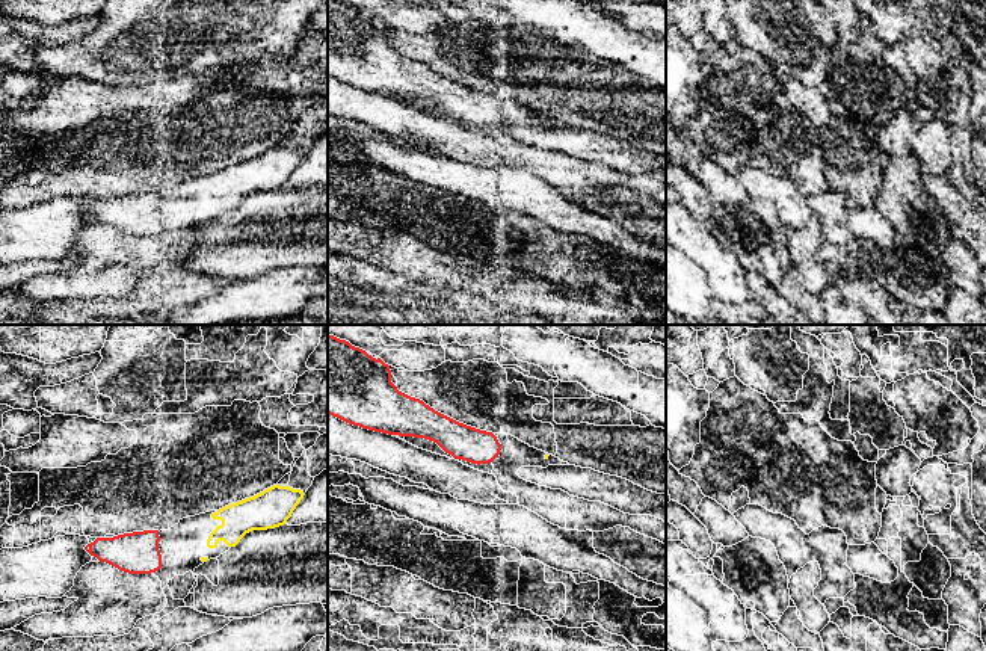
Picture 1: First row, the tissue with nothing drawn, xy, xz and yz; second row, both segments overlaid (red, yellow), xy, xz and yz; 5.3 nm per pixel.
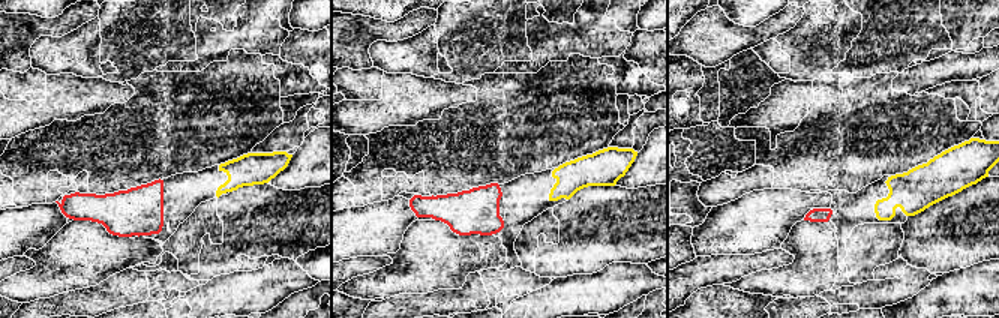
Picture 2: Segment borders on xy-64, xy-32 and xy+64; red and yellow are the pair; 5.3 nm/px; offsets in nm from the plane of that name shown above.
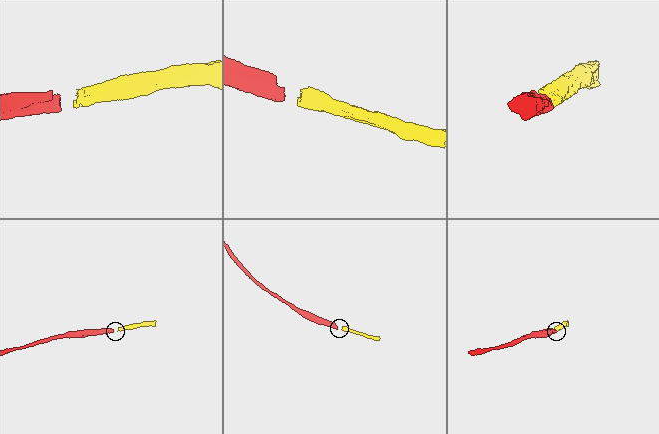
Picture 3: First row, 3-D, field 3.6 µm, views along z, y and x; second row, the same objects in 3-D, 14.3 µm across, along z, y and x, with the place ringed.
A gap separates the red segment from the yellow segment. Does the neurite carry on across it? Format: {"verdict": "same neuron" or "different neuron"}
{"verdict": "same neuron"}

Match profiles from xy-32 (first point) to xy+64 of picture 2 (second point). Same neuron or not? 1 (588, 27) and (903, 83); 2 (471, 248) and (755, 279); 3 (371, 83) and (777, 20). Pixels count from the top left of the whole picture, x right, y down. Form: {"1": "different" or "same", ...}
{"1": "different", "2": "same", "3": "different"}

